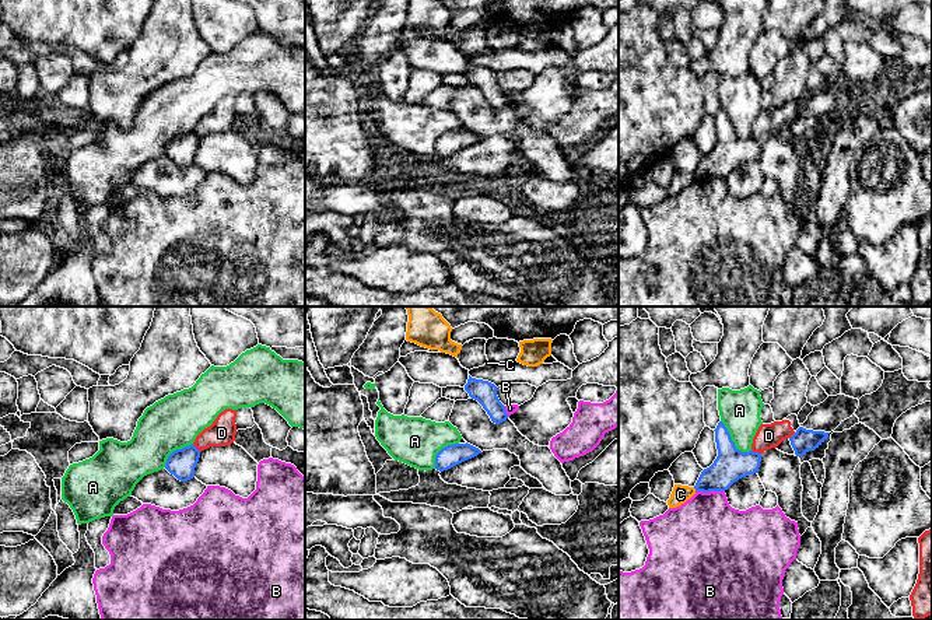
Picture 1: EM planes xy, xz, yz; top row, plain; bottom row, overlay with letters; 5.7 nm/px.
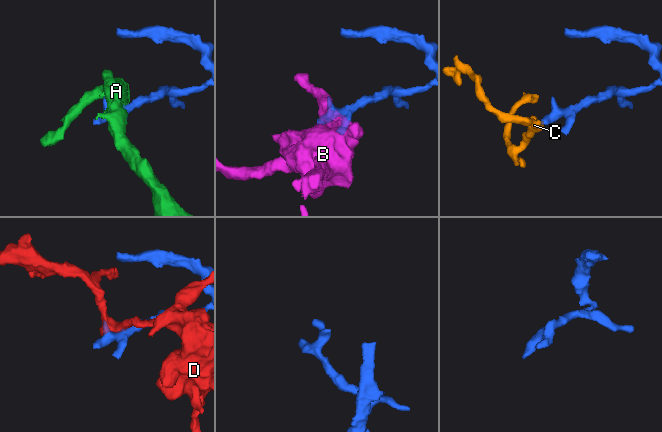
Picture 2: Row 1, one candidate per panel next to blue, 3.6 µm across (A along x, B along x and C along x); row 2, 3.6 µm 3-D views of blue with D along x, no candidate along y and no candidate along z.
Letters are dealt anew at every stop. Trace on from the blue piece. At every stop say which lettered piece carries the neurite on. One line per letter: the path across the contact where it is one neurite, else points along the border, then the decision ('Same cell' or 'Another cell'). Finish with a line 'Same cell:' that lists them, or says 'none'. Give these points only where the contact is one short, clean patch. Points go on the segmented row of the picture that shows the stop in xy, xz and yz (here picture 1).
A: Another cell
B: Another cell
C: Boundary: yz (693, 487), (696, 490). Another cell
D: Another cell
Same cell: none

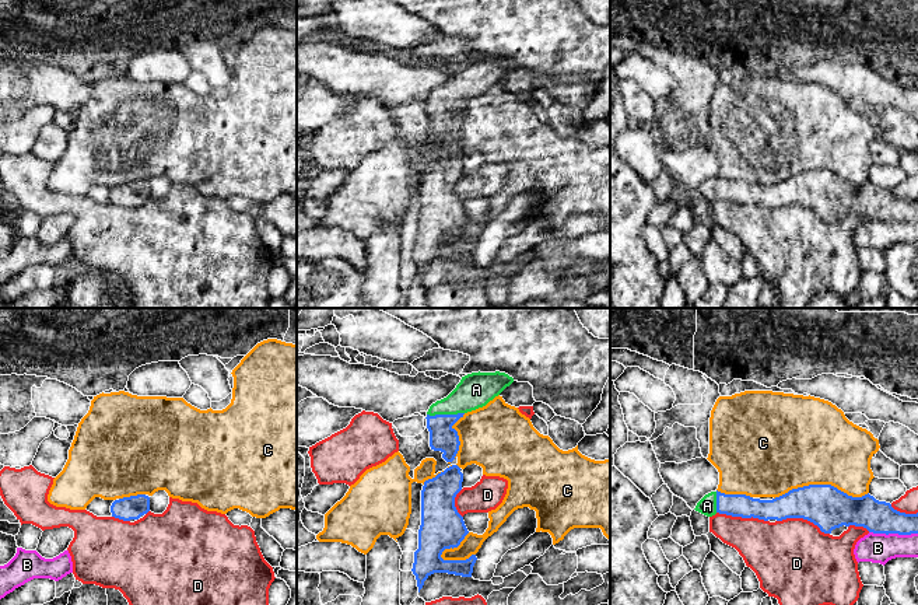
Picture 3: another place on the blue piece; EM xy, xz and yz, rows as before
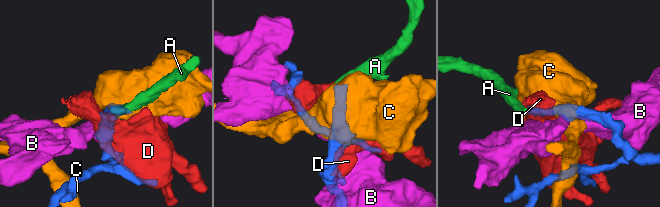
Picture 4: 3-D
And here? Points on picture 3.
A: Path across: xz (442, 437), (445, 415), (476, 390). Same cell
B: Another cell
C: Another cell
D: Another cell
Same cell: A

